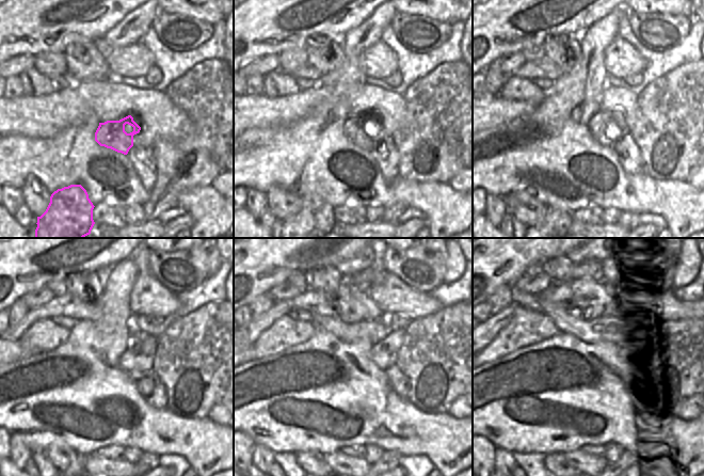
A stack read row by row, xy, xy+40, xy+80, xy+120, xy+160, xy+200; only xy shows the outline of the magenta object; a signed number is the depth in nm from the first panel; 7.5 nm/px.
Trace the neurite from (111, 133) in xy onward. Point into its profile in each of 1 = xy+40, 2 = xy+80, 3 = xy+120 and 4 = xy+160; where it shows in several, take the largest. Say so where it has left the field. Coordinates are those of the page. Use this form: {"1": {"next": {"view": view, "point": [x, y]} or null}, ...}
{"1": {"next": {"view": "xy+40", "point": [353, 127]}}, "2": {"next": {"view": "xy+80", "point": [617, 123]}}, "3": {"next": {"view": "xy+120", "point": [140, 353]}}, "4": {"next": {"view": "xy+160", "point": [384, 352]}}}

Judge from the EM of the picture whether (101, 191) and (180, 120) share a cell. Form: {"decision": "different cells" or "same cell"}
{"decision": "different cells"}

